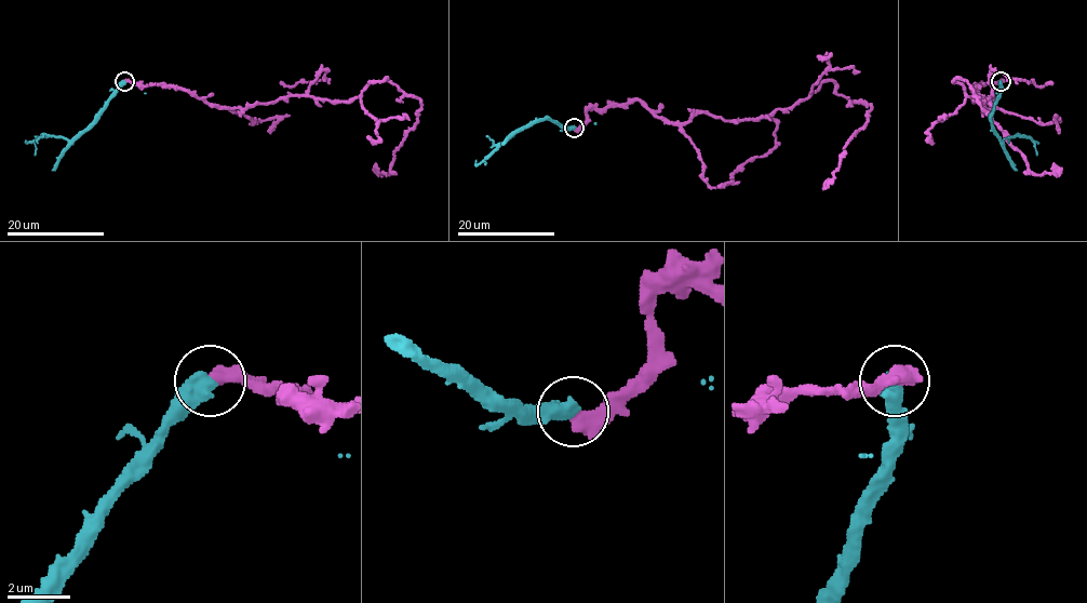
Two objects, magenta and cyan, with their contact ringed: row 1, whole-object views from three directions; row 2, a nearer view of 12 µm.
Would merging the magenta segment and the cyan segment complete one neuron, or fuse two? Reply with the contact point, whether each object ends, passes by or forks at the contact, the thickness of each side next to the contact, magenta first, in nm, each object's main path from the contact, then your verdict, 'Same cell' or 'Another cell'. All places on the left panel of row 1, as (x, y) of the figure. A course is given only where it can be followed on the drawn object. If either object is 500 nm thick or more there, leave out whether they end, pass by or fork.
Place: (124, 81). Thickness 550 nm (magenta) against 600 nm. Course of magenta: (124, 81), (243, 108), (291, 95), (341, 102), (386, 79), (420, 109), (388, 174), (372, 169). Course of cyan: (124, 81), (105, 109), (70, 139), (40, 136), (34, 142), (35, 156). Another cell

